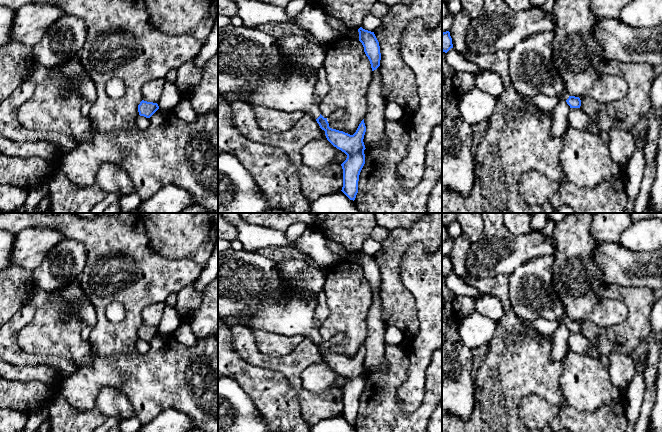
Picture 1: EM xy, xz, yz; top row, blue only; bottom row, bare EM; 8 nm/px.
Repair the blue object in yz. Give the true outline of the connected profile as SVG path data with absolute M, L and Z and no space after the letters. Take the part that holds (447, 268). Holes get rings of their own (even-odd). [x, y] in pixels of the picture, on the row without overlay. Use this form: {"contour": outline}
{"contour": "M446 255L442 257L442 275L447 277L451 272L453 272L452 262L450 256Z"}

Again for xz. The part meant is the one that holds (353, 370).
{"contour": "M233 248L218 253L218 319L288 337L304 335L309 338L325 355L327 364L347 379L341 388L341 415L354 425L358 417L359 399L365 388L364 343L353 359L330 352L327 342L321 339L319 328L315 325L317 306L318 296L306 300L300 291L294 292L287 287L278 271L277 263L265 256L245 249L236 251Z"}

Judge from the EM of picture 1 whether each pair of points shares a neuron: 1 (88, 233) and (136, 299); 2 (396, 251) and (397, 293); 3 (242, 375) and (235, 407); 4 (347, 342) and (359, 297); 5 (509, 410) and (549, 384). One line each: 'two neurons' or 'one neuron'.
1: one neuron
2: one neuron
3: two neurons
4: one neuron
5: one neuron

